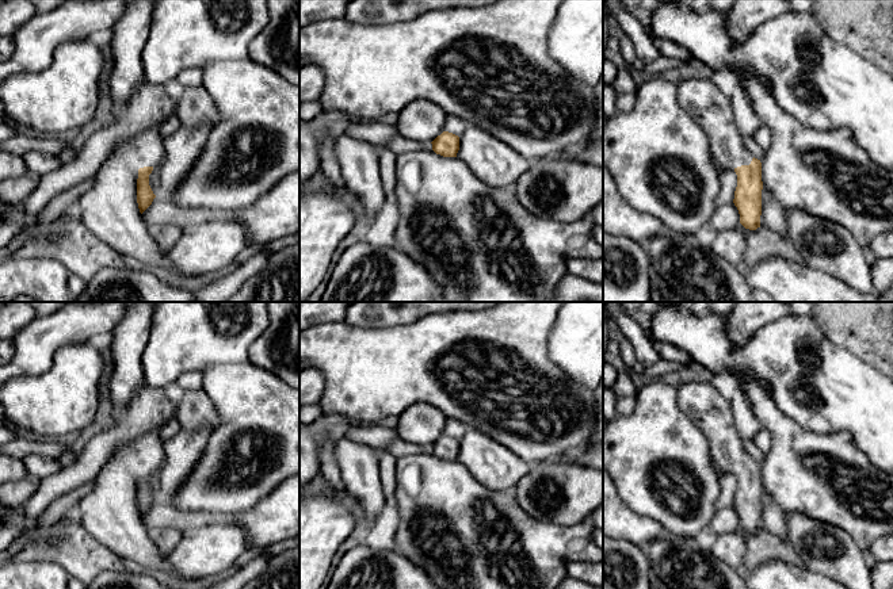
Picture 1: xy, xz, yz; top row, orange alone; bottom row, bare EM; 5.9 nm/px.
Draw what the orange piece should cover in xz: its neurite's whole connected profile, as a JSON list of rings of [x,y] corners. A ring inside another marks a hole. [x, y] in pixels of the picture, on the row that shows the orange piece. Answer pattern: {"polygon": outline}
{"polygon": [[[443,131],[431,144],[432,150],[443,157],[457,157],[459,150],[459,137],[449,131]]]}

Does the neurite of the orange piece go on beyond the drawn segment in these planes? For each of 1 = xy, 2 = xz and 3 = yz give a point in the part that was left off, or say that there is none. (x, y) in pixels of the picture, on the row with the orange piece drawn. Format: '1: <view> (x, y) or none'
1: none
2: none
3: none

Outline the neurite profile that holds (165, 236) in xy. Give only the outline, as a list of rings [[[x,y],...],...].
[[[175,225],[149,226],[149,234],[156,240],[161,250],[168,252],[180,238],[183,229]]]

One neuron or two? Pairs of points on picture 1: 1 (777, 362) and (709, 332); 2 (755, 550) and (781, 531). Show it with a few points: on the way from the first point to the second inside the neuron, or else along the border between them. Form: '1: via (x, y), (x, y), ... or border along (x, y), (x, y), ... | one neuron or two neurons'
1: via (759, 360), (733, 360), (722, 350) | one neuron
2: border along (760, 528), (777, 535), (787, 544) | two neurons

